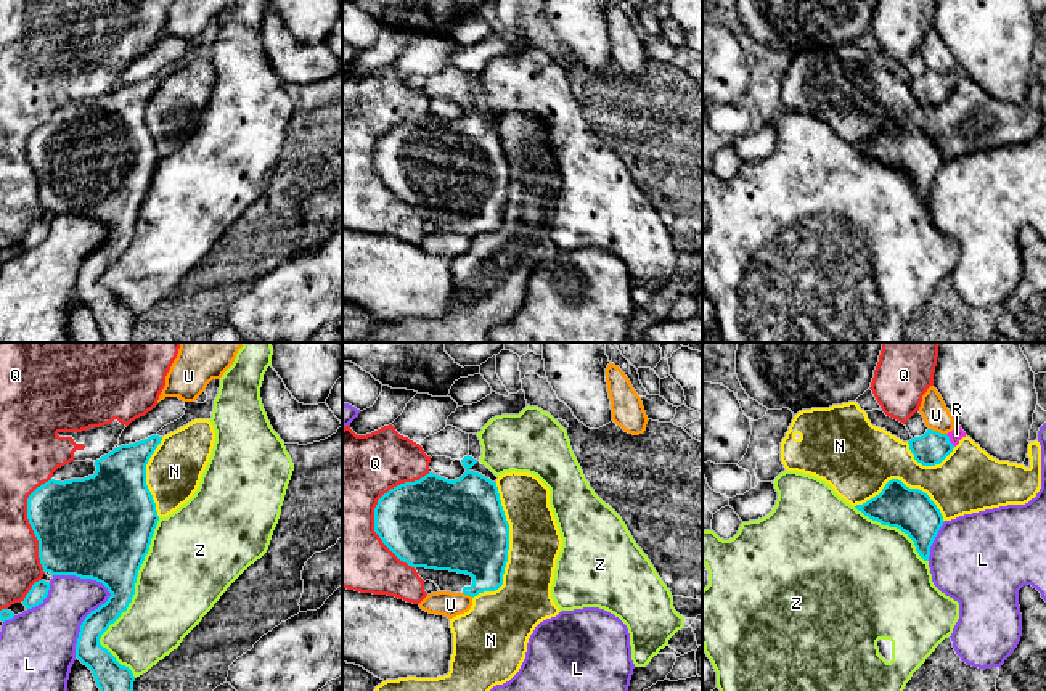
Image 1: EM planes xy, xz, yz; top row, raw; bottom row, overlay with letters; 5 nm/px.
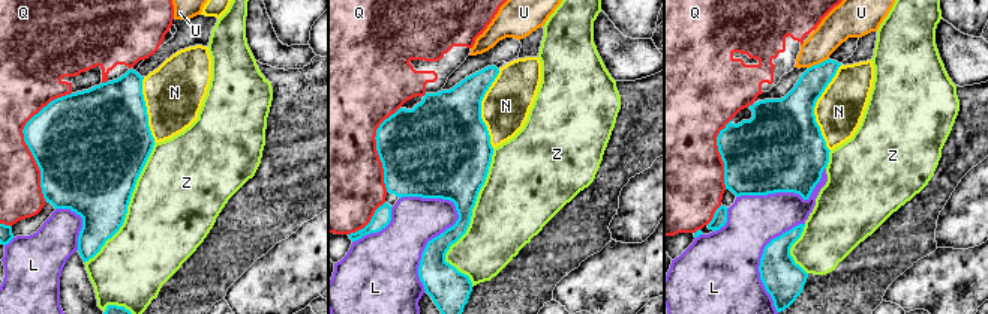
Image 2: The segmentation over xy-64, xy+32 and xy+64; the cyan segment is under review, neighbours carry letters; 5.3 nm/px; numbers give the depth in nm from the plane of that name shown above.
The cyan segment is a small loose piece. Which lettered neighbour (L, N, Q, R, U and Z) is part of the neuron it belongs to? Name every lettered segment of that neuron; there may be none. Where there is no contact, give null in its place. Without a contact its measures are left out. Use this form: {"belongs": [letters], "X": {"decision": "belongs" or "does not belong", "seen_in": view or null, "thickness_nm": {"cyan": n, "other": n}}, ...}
{"belongs": ["R"], "L": {"decision": "does not belong", "seen_in": "xy", "thickness_nm": {"cyan": 360, "other": 240}}, "N": {"decision": "does not belong", "seen_in": "xz", "thickness_nm": {"cyan": 440, "other": 260}}, "Q": {"decision": "does not belong", "seen_in": "xz", "thickness_nm": {"cyan": 420, "other": 420}}, "R": {"decision": "belongs", "seen_in": "yz", "thickness_nm": {"cyan": 160, "other": 70}}, "U": {"decision": "does not belong", "seen_in": "yz", "thickness_nm": {"cyan": 160, "other": 140}}, "Z": {"decision": "does not belong", "seen_in": "xy", "thickness_nm": {"cyan": 300, "other": 400}}}

